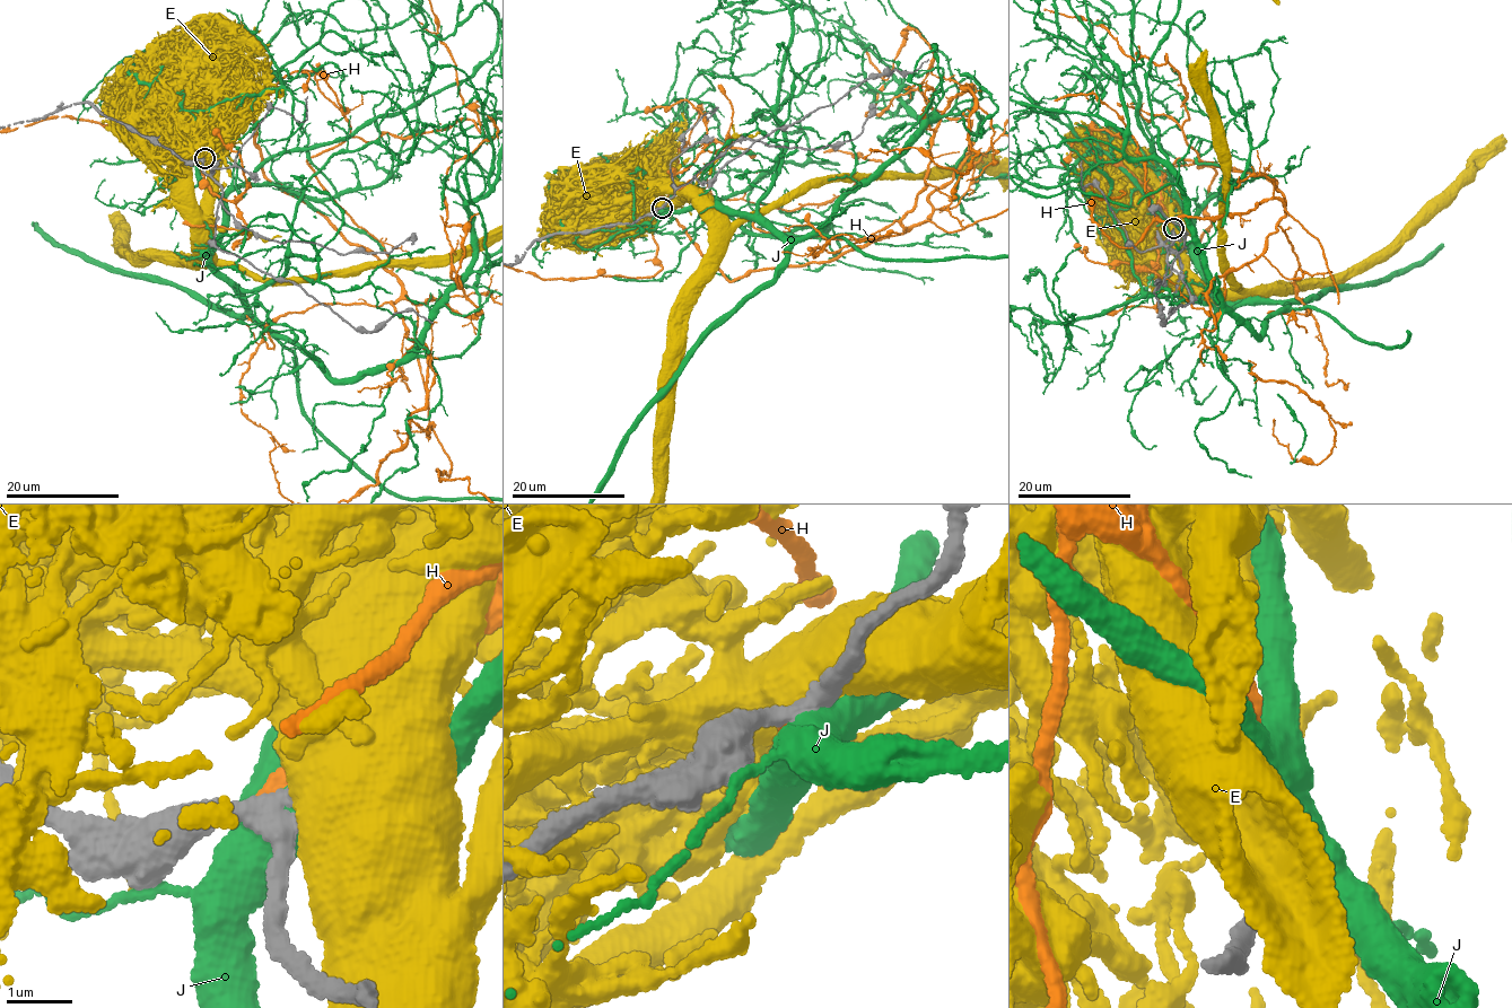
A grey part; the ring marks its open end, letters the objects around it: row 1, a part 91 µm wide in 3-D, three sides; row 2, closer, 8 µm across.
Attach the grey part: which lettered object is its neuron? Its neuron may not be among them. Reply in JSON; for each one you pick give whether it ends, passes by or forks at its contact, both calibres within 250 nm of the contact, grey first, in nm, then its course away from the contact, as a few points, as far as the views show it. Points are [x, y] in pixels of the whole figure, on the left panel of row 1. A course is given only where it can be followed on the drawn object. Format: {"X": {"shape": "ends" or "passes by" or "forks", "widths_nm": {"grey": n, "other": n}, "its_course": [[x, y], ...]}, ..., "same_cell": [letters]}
{"same_cell": []}

